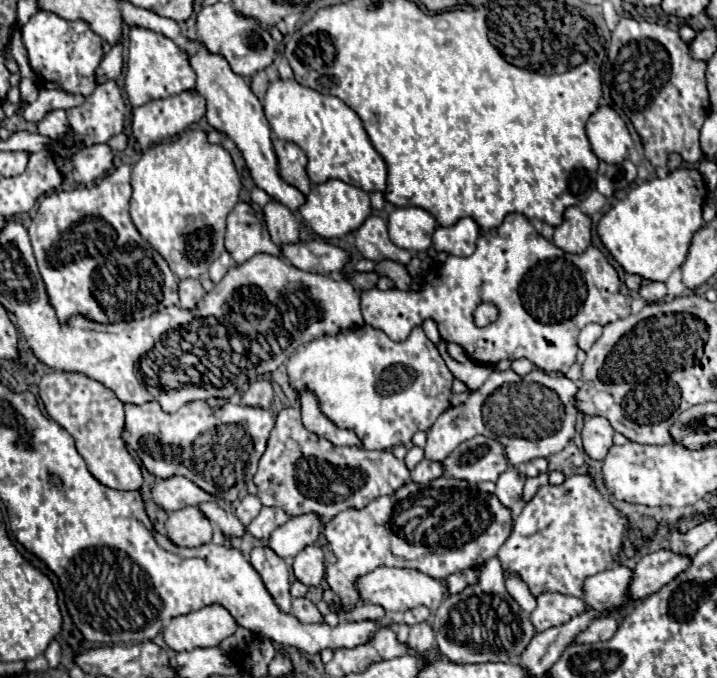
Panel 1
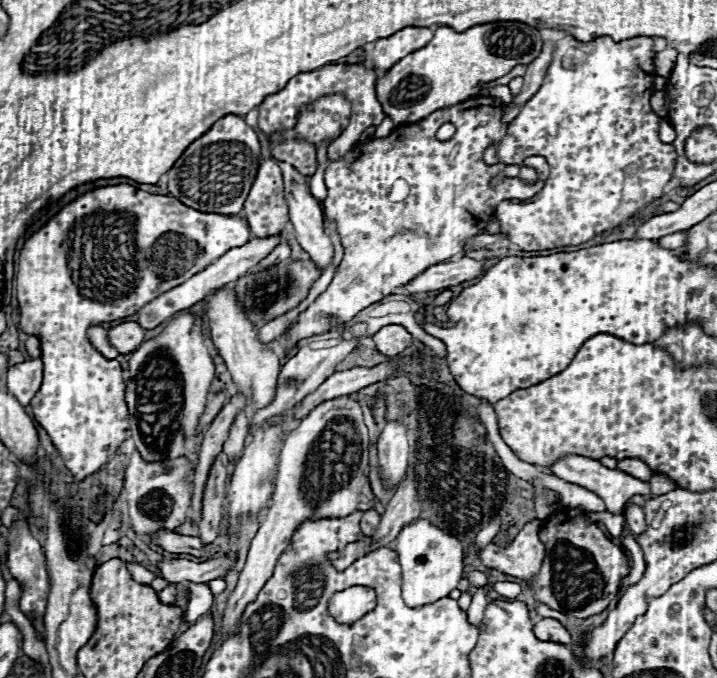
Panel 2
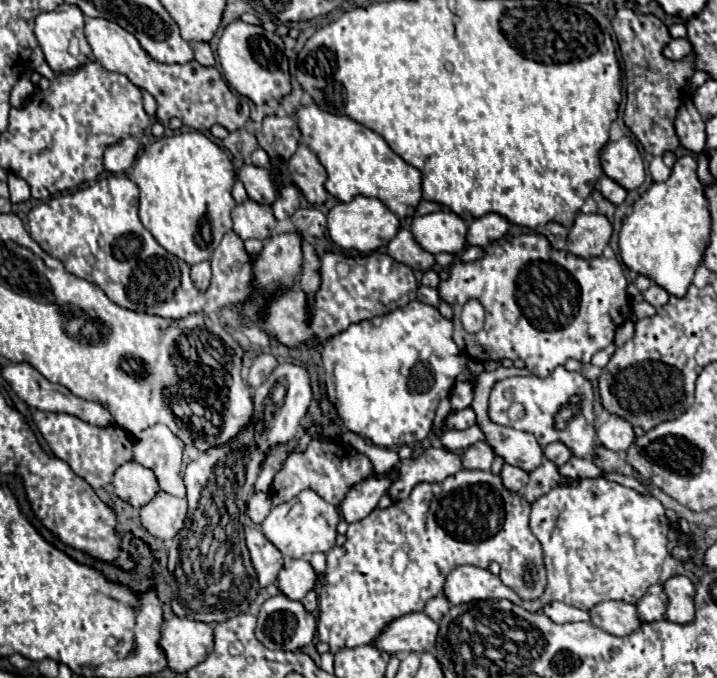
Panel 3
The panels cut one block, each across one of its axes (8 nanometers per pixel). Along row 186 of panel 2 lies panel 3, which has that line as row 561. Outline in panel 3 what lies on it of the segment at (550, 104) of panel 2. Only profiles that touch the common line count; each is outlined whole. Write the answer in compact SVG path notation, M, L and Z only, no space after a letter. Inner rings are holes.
M584 478L580 480L578 486L560 484L552 488L548 494L540 496L540 500L532 504L530 530L542 544L544 568L546 568L546 578L548 578L546 590L538 600L522 600L512 588L502 584L500 576L494 576L490 570L482 570L476 566L460 566L448 574L448 580L444 582L446 600L450 604L462 604L470 600L508 598L510 602L530 612L540 610L552 600L560 600L580 610L588 610L594 604L604 602L604 600L622 600L628 604L636 604L644 596L648 586L660 582L662 564L668 556L666 544L668 544L670 522L664 514L664 506L650 494L640 494L632 488L626 488L616 482L608 482L604 478Z

